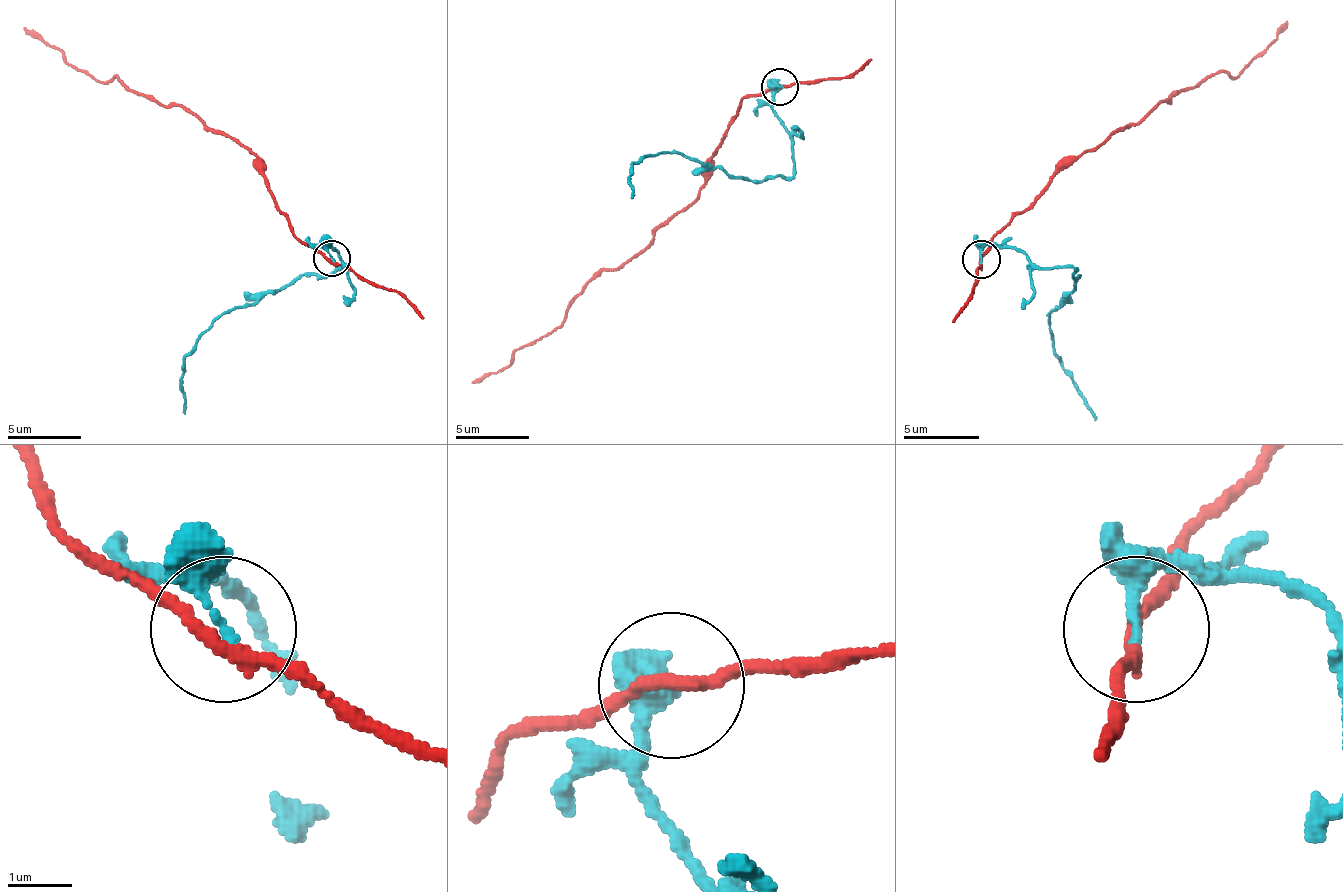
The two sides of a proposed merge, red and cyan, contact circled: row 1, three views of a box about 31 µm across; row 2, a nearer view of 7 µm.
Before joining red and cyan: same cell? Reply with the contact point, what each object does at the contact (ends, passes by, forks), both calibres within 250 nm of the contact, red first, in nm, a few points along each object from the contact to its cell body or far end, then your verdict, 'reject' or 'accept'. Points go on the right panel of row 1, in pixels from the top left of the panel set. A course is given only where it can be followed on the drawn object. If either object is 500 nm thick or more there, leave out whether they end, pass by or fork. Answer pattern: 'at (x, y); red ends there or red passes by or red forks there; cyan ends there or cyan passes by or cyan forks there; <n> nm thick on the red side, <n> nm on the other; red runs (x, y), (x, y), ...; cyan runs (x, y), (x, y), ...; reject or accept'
at (981, 259); red passes by; cyan ends there; 200 nm thick on the red side, 200 nm on the other; red runs (982, 260), (997, 234), (1062, 169), (1160, 101), (1221, 71), (1232, 78), (1285, 21); cyan runs (982, 260), (986, 245), (1012, 245), (1035, 264), (1077, 275), (1050, 313), (1050, 325), (1062, 363), (1096, 420); reject

